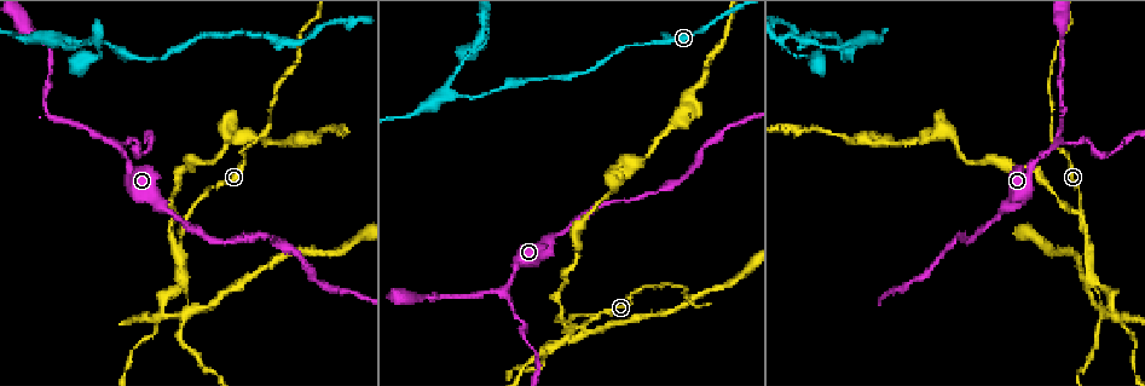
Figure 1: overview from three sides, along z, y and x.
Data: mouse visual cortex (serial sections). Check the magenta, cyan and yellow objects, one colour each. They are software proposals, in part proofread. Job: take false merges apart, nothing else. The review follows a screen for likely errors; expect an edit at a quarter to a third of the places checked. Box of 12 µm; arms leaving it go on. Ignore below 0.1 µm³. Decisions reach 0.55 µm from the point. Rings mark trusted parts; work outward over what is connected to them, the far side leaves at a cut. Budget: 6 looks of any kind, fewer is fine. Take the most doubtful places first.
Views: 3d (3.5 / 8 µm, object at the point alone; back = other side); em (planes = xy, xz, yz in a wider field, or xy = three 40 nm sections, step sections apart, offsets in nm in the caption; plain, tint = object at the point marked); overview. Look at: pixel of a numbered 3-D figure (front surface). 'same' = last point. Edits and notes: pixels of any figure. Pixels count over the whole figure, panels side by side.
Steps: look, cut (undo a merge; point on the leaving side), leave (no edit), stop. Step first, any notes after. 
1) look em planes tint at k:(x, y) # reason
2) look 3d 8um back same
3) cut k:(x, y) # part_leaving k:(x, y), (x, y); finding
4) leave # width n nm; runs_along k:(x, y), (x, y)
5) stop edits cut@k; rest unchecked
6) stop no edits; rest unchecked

look 3d 3.5um at 1:(181, 238) # a narrow waist

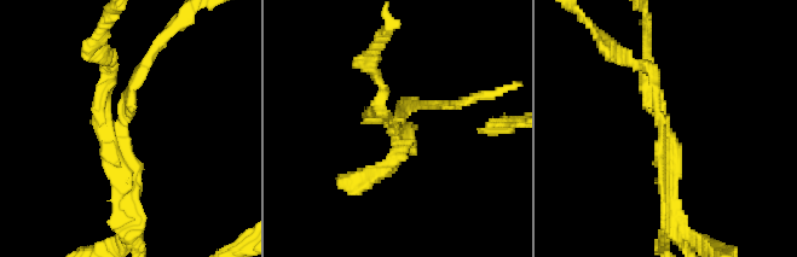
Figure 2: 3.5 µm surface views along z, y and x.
look em xy step 1 tint at 2:(663, 118) # arms 3; arm_widths 150, 200, 200 nm; shape alone is not enough

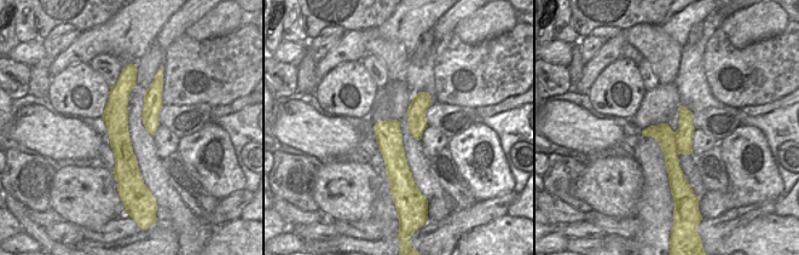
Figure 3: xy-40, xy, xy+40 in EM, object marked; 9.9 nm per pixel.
look em xy step 5 tint same

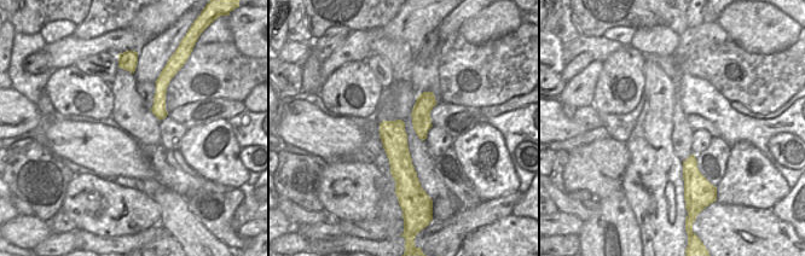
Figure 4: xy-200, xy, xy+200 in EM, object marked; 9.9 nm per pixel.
cut 2:(105, 76) # part_leaving 2:(110, 123), (98, 46); a second cell is stuck on

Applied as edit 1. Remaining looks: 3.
look 3d 3.5um at 1:(503, 288) # narrows sharply

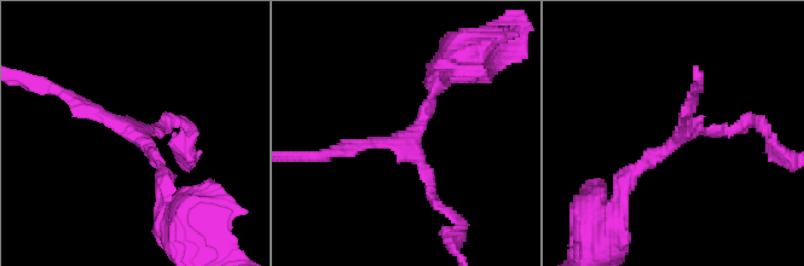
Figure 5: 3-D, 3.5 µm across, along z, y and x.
look em xy step 2 tint at 5:(405, 141) # shape alone is not enough

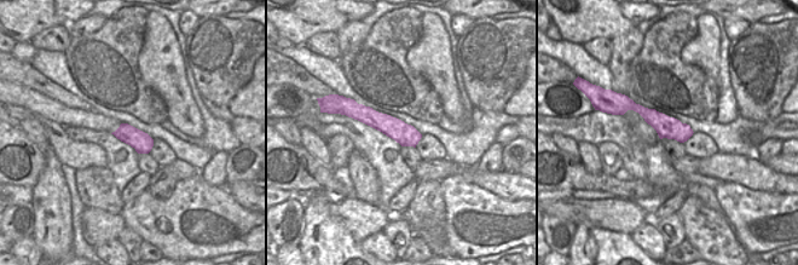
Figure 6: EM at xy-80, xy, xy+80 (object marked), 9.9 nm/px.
leave # arms 3; arm_widths 150, 150, 150 nm; runs_along 6:(353, 114), (365, 114), (417, 137); continuous, no second cell

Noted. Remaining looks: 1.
stop edits cut@2; rest unchecked

